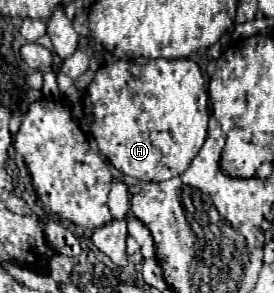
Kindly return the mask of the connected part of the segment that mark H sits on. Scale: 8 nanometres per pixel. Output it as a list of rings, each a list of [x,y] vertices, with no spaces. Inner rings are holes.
[[[157,58],[157,60],[147,60],[145,64],[137,64],[137,62],[131,62],[131,60],[107,60],[95,74],[93,82],[89,84],[87,88],[87,94],[91,98],[91,116],[93,116],[93,122],[91,122],[91,136],[97,140],[99,144],[99,150],[105,158],[109,158],[109,162],[123,174],[129,174],[141,182],[163,182],[163,180],[169,180],[173,176],[179,176],[183,174],[191,160],[197,156],[197,152],[201,150],[205,138],[207,138],[207,124],[209,124],[209,96],[207,96],[207,90],[205,90],[205,80],[203,80],[203,74],[201,74],[201,68],[197,66],[197,62],[189,60],[189,58],[183,58],[183,60],[165,60],[165,58]]]

